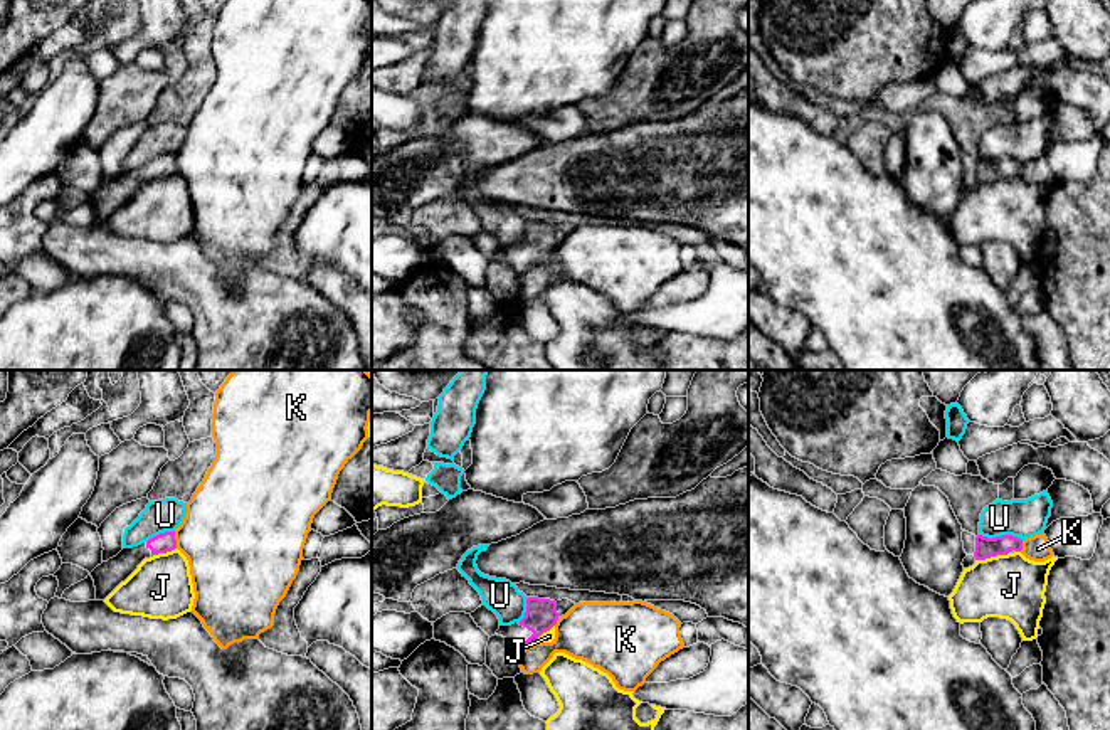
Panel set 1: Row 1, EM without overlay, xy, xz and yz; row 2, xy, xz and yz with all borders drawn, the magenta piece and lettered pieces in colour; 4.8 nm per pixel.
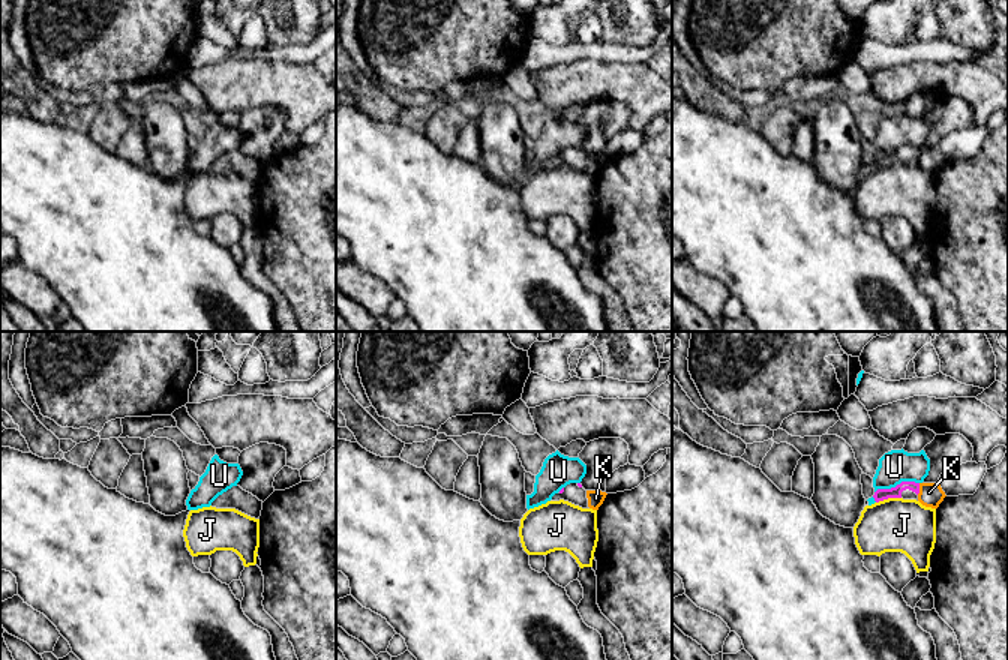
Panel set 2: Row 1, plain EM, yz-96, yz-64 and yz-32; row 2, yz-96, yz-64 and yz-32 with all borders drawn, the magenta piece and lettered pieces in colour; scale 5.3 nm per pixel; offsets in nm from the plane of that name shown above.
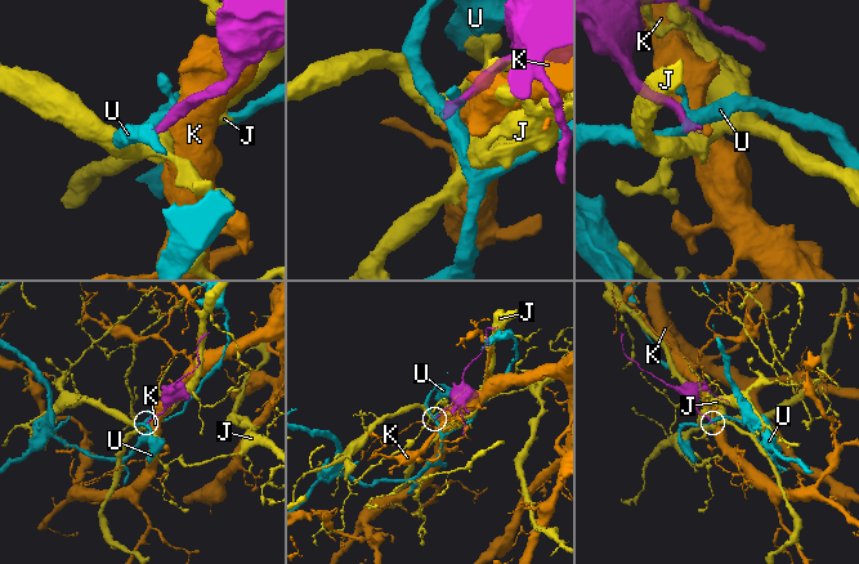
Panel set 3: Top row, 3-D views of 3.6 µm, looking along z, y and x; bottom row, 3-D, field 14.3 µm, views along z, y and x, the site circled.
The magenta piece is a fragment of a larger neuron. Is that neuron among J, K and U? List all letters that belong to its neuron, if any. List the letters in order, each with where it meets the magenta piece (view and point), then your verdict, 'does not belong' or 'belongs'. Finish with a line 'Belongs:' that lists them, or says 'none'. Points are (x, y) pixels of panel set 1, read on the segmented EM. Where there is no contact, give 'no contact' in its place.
J: meets magenta in yz at (991, 555); does not belong
K: meets magenta in xy at (175, 540); does not belong
U: meets magenta in yz at (1001, 537); does not belong
Belongs: none

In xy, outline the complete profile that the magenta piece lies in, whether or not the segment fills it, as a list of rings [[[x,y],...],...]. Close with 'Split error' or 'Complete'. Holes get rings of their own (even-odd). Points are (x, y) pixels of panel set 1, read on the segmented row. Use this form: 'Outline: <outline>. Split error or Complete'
Outline: [[[175,532],[160,533],[148,542],[124,548],[108,562],[98,565],[91,577],[96,587],[96,600],[104,600],[121,582],[124,582],[138,565],[153,555],[177,548]]]. Split error

